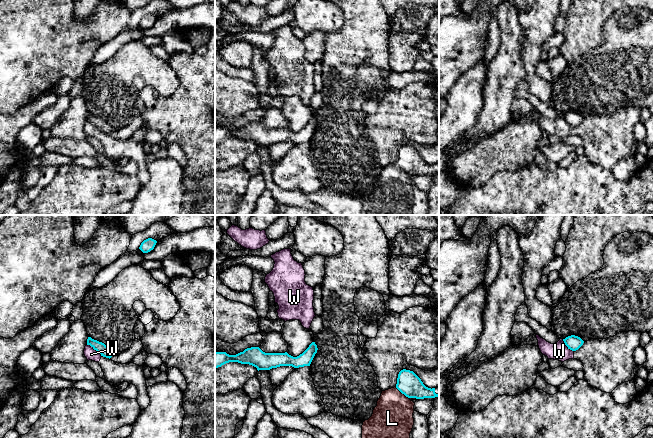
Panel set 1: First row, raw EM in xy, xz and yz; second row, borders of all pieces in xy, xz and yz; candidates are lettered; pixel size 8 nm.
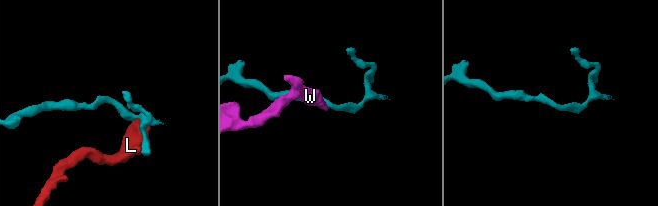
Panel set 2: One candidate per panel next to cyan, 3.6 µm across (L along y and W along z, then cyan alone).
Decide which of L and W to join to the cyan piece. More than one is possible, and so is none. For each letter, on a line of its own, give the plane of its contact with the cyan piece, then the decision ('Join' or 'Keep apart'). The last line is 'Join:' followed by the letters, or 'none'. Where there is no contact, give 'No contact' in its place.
L: Touches cyan in xz. Keep apart
W: Touches cyan in xy. Keep apart
Join: none

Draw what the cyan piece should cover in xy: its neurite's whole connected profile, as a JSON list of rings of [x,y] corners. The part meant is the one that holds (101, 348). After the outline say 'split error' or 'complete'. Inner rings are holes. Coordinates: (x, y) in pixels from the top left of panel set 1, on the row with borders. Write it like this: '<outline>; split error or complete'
[[[88,337],[87,345],[90,345],[94,350],[96,350],[101,356],[106,358],[111,358],[114,352],[112,352],[104,343]]]; complete

